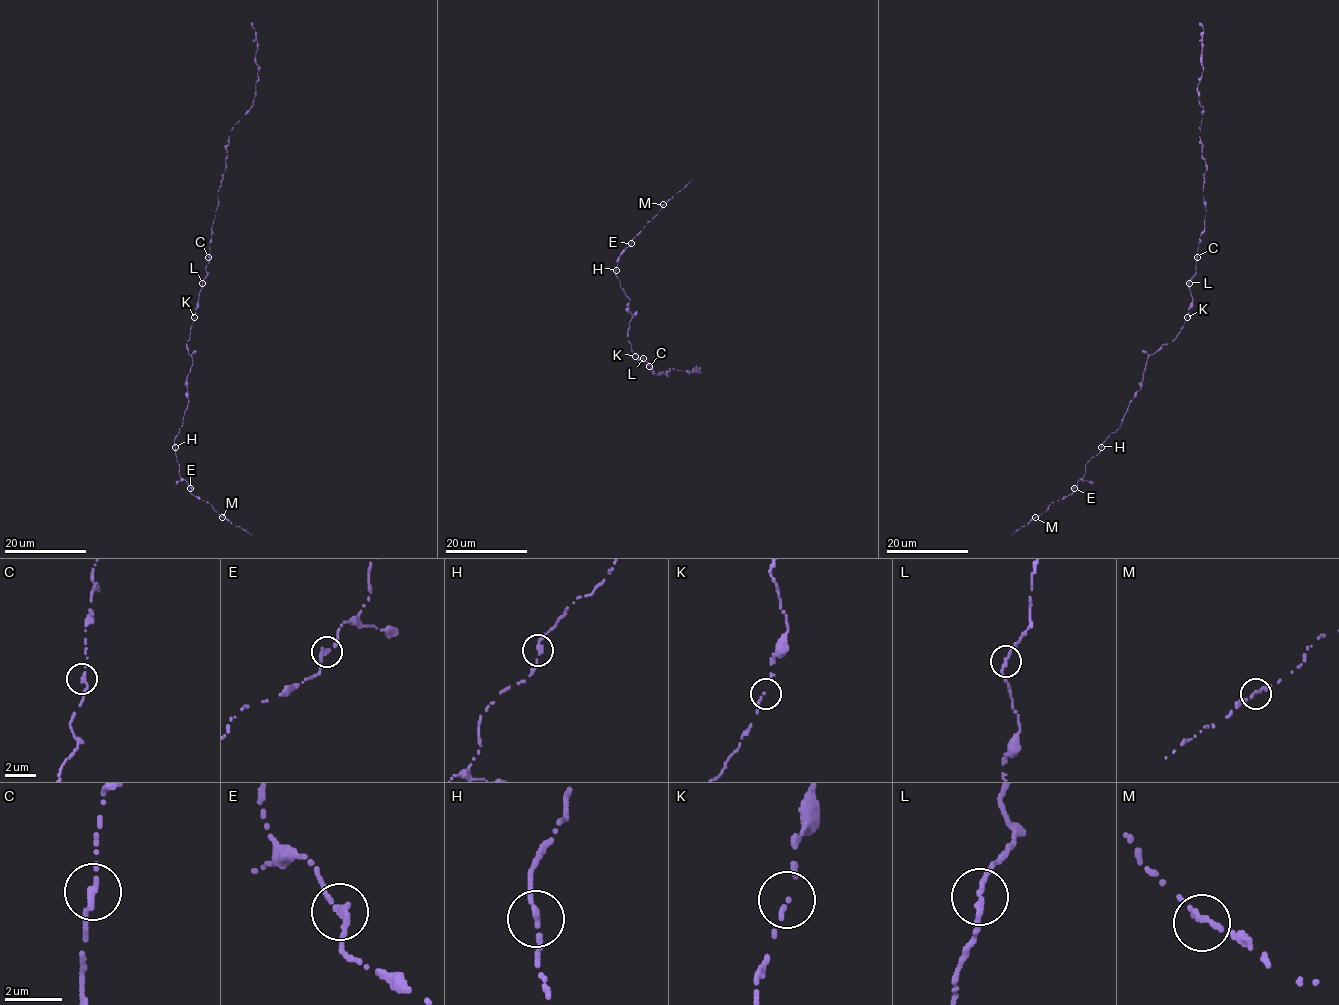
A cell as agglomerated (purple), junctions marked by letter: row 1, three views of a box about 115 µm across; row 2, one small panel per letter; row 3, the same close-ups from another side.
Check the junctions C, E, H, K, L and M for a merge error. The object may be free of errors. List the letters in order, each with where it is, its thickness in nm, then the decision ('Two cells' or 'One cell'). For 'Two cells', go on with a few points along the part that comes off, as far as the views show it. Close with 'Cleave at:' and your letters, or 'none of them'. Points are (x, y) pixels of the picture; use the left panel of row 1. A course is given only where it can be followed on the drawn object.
C: Place: (208, 257). Thickness 320 nm. One cell
E: Place: (190, 488). Thickness 240 nm. One cell
H: Place: (175, 447). Thickness 240 nm. One cell
K: Place: (194, 317). Thickness 180 nm. One cell
L: Place: (202, 283). Thickness 200 nm. One cell
M: Place: (222, 517). Thickness 320 nm. One cell
Cleave at: none of them

